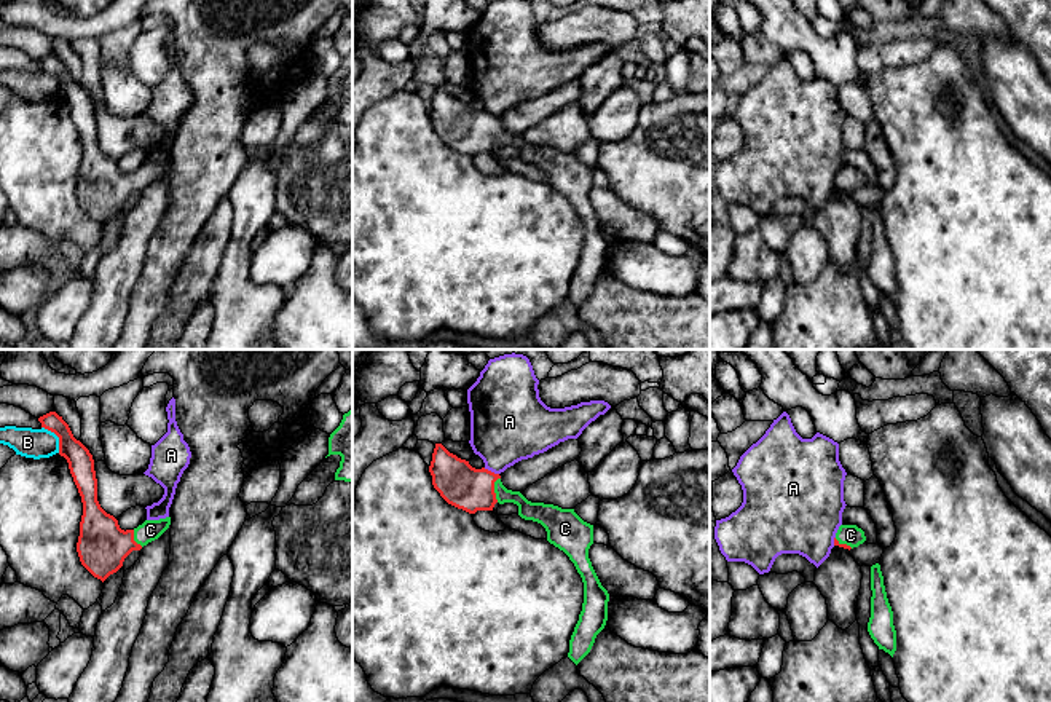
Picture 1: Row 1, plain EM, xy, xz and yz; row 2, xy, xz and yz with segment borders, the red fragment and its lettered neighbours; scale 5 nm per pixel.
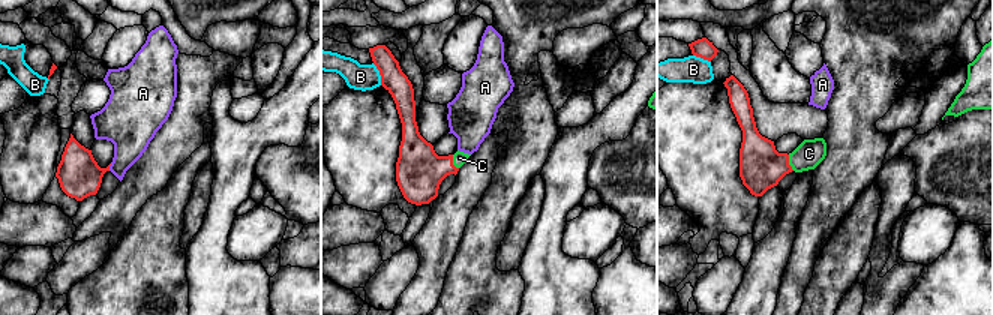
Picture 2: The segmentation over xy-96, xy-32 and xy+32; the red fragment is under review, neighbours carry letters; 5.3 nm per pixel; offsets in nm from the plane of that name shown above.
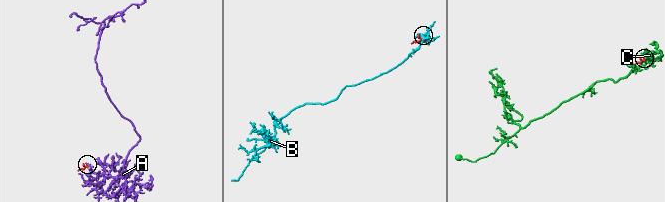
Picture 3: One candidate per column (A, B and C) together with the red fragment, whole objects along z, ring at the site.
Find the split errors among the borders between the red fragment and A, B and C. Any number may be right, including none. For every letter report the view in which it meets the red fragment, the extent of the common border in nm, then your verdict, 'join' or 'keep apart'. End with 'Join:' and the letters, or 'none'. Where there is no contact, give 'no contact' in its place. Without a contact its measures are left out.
A: meets red in xz; contact 90 nm long; keep apart
B: meets red in xy; contact 160 nm long; keep apart
C: meets red in xz; contact 130 nm long; join
Join: C

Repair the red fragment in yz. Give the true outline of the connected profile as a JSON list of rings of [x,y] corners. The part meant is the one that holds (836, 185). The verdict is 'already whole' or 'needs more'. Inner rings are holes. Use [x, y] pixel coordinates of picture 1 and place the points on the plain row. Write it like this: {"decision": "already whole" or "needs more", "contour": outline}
{"decision": "needs more", "contour": [[[840,168],[834,180],[834,188],[850,193],[853,190],[858,190],[864,183],[864,174],[856,168]]]}

